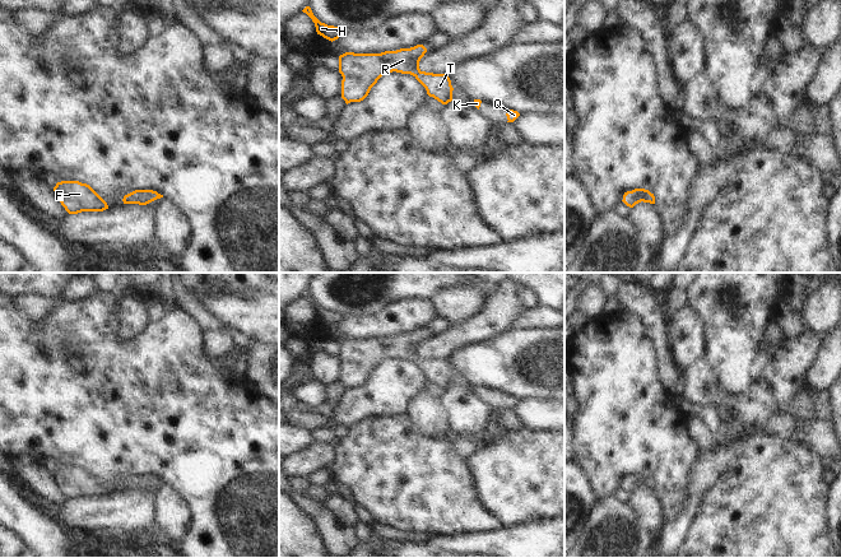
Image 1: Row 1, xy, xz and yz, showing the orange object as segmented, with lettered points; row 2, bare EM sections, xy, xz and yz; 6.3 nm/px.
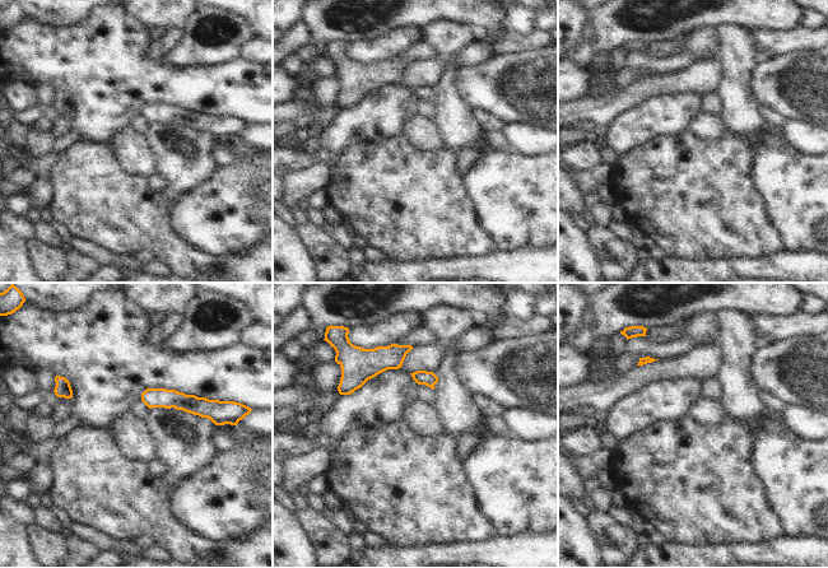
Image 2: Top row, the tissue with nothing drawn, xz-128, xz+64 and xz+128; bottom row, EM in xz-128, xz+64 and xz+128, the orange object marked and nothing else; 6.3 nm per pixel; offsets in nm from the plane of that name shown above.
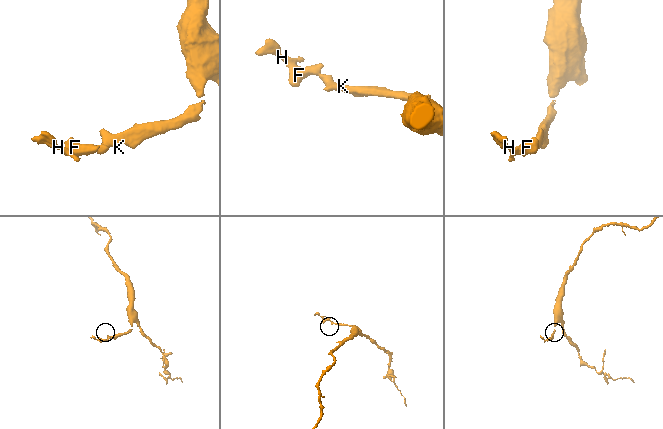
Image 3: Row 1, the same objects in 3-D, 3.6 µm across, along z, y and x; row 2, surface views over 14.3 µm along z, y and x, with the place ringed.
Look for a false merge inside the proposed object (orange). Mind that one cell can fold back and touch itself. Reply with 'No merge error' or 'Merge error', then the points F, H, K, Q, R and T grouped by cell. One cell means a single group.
No merge error. Groups: F H K Q R T

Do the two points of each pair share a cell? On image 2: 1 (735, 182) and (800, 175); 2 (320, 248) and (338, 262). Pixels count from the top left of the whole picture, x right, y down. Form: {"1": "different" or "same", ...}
{"1": "different", "2": "same"}

